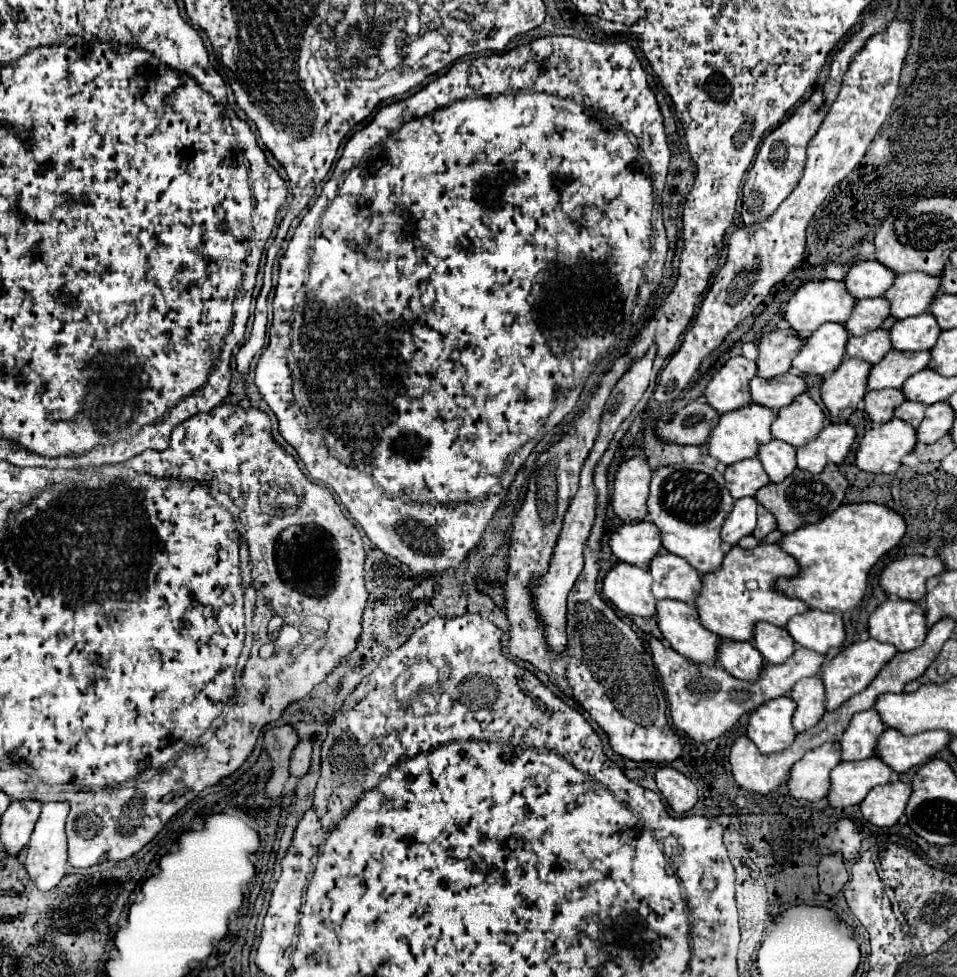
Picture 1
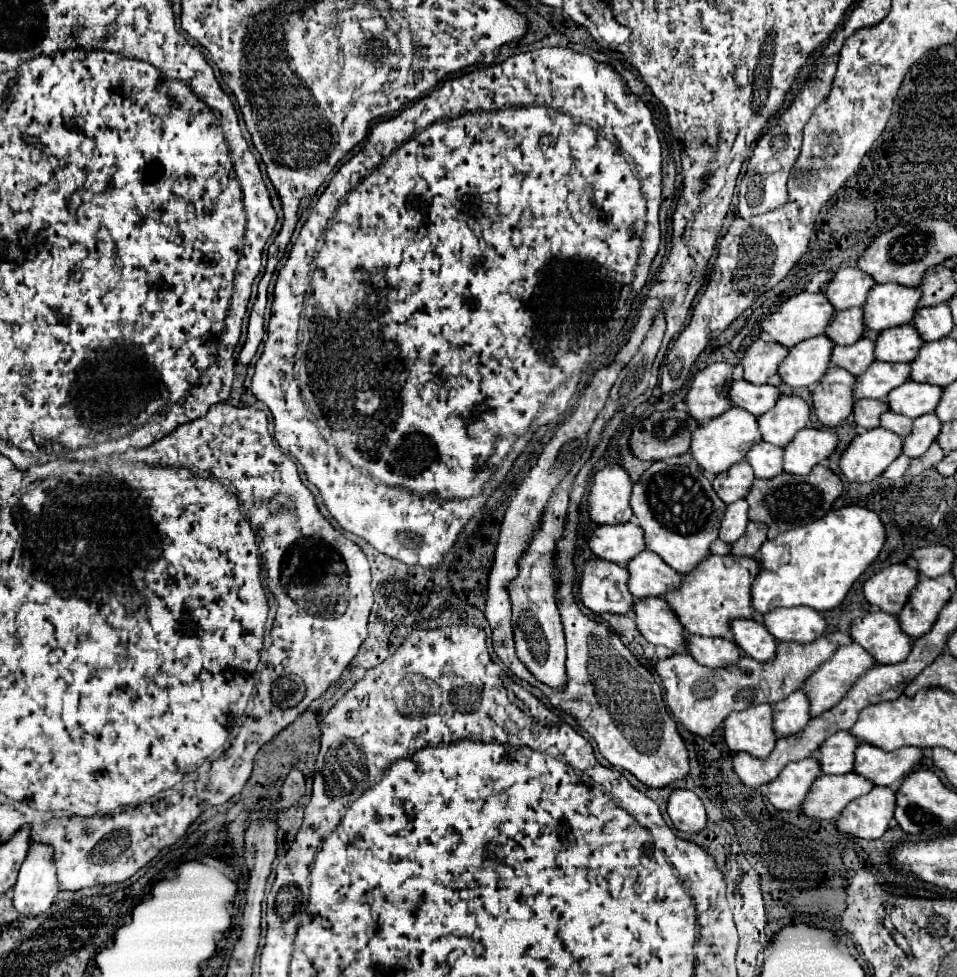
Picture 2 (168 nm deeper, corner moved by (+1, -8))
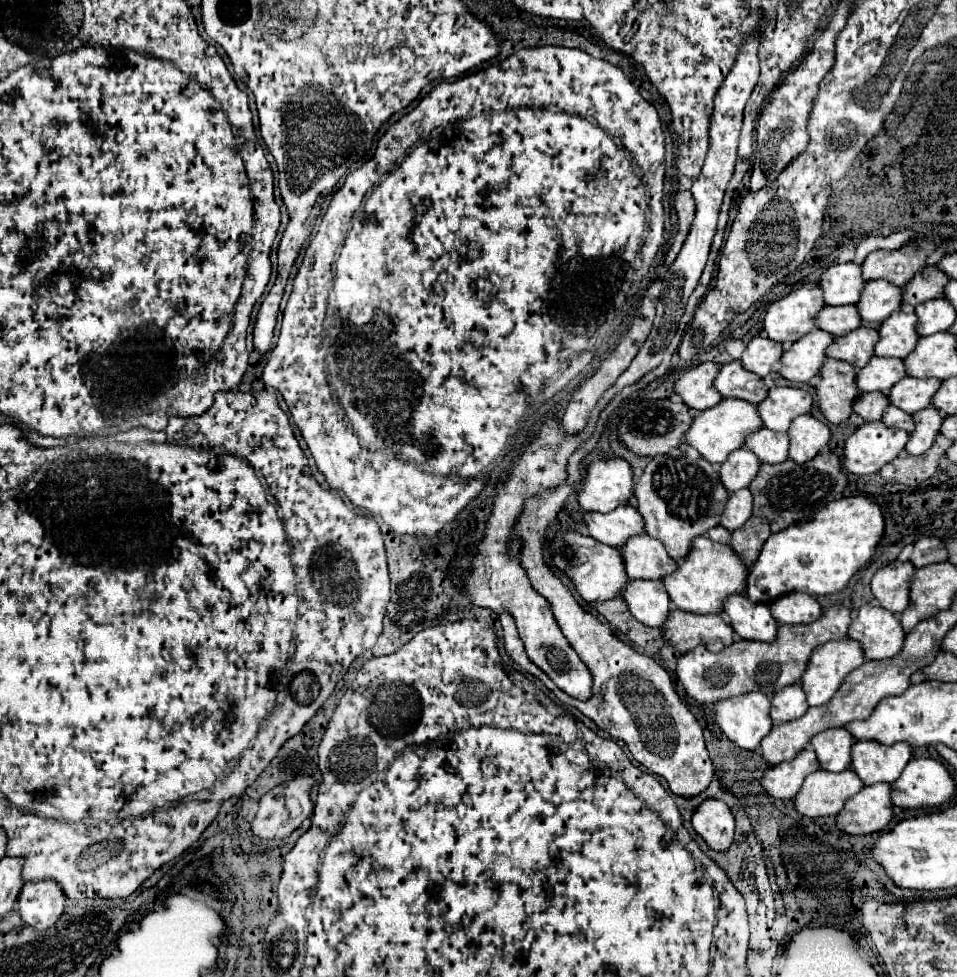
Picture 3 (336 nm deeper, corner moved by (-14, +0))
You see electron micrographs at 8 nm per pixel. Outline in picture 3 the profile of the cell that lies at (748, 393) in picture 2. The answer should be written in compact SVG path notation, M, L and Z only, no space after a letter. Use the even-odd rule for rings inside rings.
M737 360L719 366L715 388L723 398L741 398L751 404L759 404L759 400L767 394L763 380L753 372L743 372L743 366L739 366Z

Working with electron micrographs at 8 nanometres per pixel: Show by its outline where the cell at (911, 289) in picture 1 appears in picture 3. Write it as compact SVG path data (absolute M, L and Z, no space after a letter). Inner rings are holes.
M887 280L867 282L861 290L861 298L855 304L863 322L883 322L891 312L901 310L901 288L887 284Z

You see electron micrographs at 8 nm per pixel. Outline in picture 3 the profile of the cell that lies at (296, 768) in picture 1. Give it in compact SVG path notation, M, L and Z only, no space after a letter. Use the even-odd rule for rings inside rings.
M301 776L291 782L283 782L279 786L275 786L271 792L267 792L259 800L259 810L251 824L251 832L261 840L283 840L283 838L291 836L291 832L295 832L301 826L301 822L305 818L309 818L313 812L313 802L309 796L309 790L313 788L313 784L315 784L313 778Z

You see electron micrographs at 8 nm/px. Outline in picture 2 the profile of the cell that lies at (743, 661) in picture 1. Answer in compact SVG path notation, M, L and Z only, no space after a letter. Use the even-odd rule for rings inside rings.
M704 636L688 638L688 654L692 654L696 662L708 668L730 668L736 666L742 658L742 652L734 640Z

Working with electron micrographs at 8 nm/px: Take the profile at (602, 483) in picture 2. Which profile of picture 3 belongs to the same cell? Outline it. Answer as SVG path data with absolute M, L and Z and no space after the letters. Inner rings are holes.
M609 458L609 460L591 462L585 470L587 470L585 480L577 490L577 502L583 510L607 514L621 504L629 504L629 498L633 496L633 470L629 462L625 462L623 458Z

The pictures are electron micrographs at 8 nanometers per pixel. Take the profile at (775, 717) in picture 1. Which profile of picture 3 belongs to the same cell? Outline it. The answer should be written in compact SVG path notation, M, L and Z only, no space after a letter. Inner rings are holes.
M747 692L717 700L713 712L721 732L745 750L755 750L773 728L769 716L771 700L763 692Z

